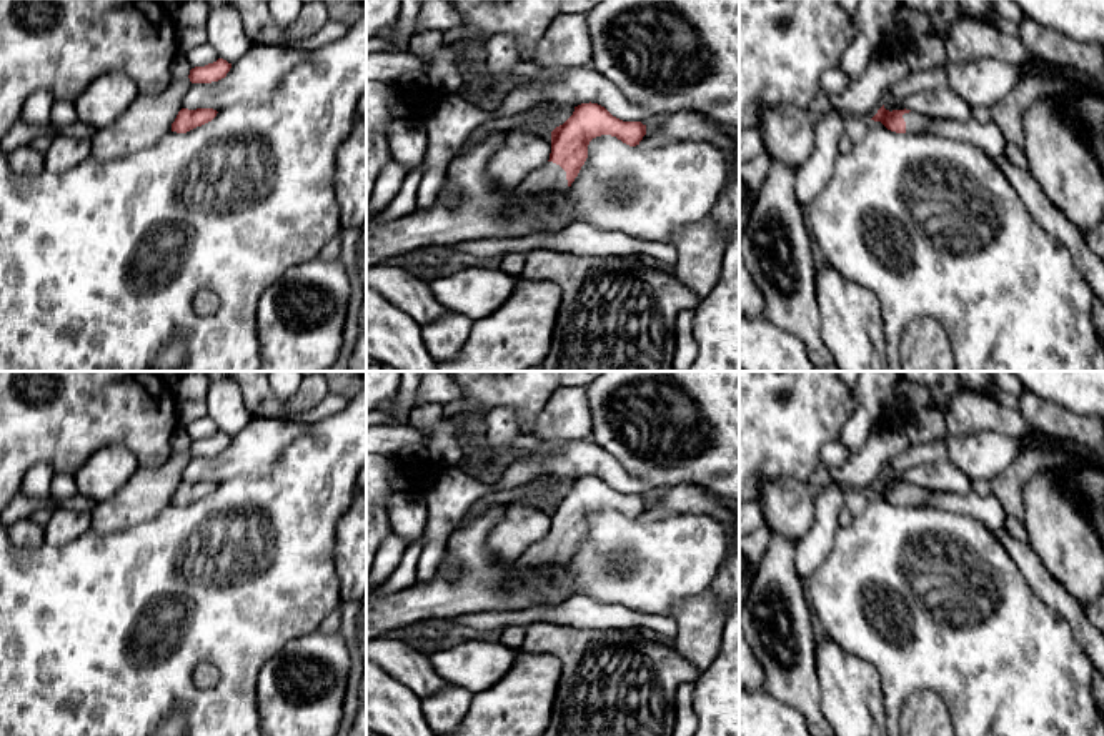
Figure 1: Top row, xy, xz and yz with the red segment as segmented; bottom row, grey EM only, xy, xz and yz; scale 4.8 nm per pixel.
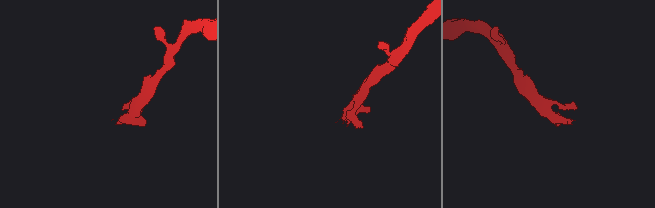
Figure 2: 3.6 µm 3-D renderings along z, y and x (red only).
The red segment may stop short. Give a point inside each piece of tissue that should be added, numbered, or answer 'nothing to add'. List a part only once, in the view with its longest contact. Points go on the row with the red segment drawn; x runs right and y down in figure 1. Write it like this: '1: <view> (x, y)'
1: xz (550, 179)

